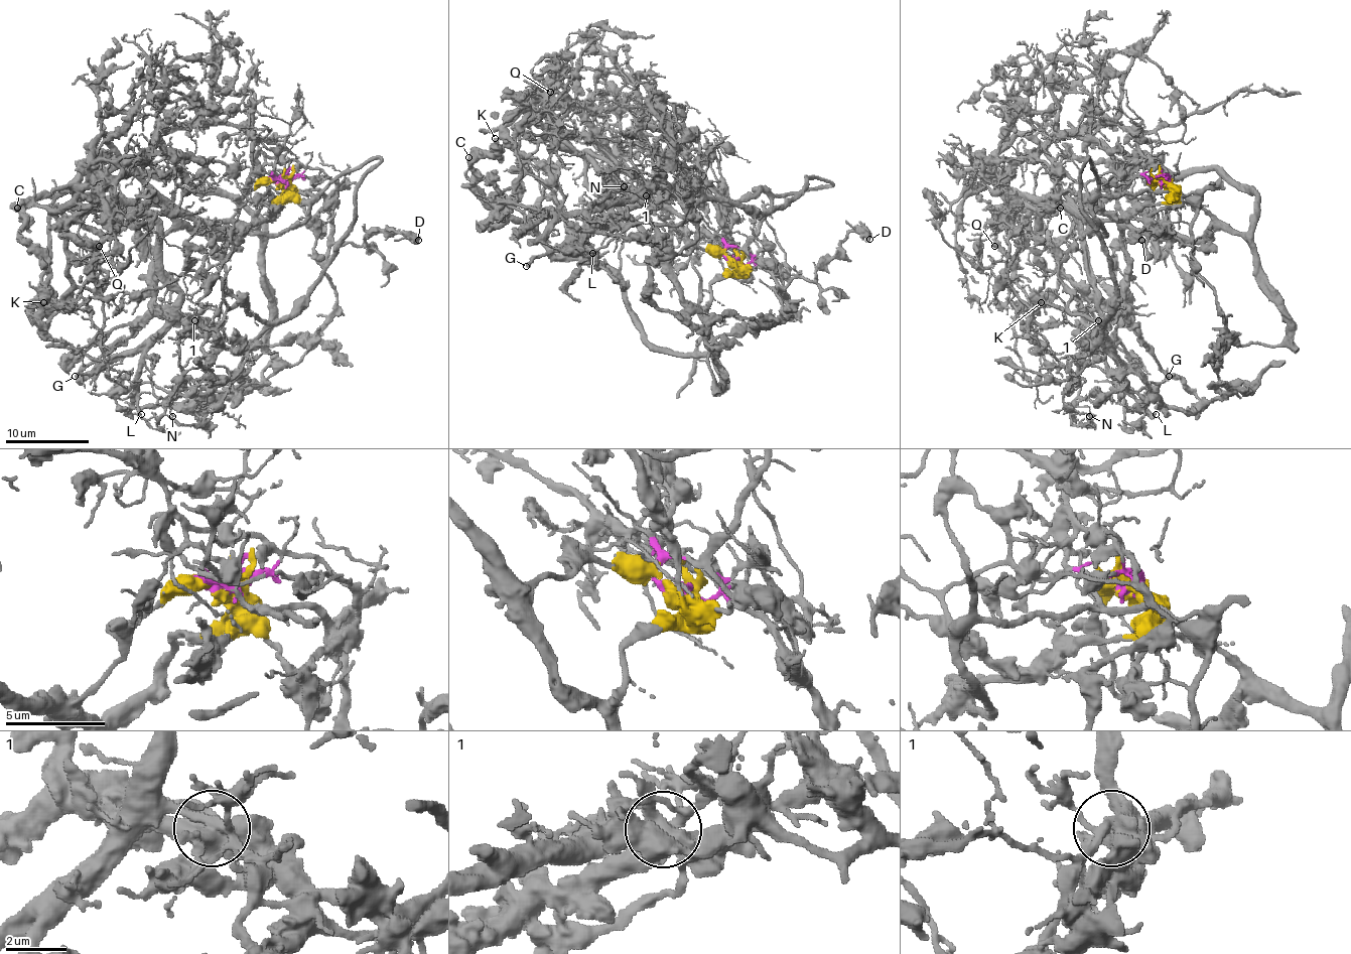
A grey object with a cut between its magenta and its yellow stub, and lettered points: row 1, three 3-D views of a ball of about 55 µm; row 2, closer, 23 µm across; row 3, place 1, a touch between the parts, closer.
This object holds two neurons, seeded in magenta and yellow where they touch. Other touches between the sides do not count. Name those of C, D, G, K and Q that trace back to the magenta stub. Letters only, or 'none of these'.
D, Q

